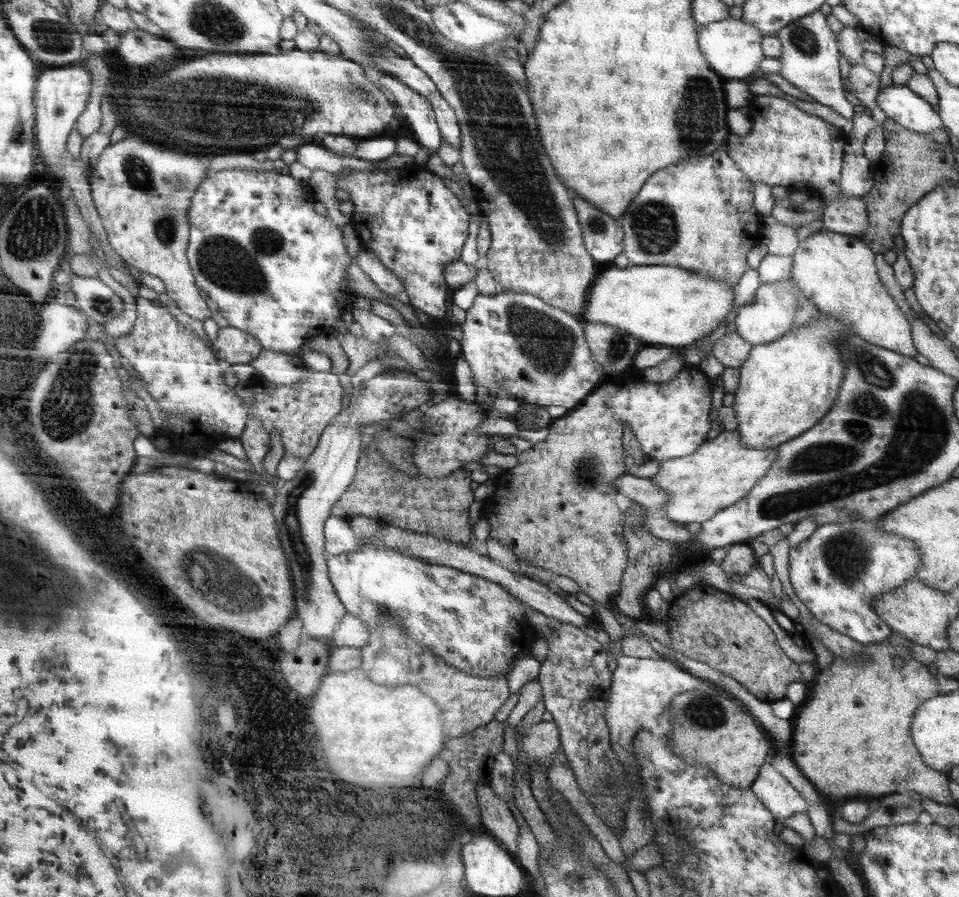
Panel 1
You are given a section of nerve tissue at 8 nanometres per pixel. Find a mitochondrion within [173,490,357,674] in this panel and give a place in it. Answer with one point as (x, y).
(205, 570)

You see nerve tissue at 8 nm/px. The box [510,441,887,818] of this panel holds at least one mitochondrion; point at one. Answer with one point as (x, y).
(848, 554)

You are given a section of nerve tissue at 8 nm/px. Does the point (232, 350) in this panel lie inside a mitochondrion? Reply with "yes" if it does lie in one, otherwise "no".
no

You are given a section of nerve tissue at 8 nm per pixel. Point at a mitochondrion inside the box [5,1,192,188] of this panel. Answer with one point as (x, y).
(54, 37)

